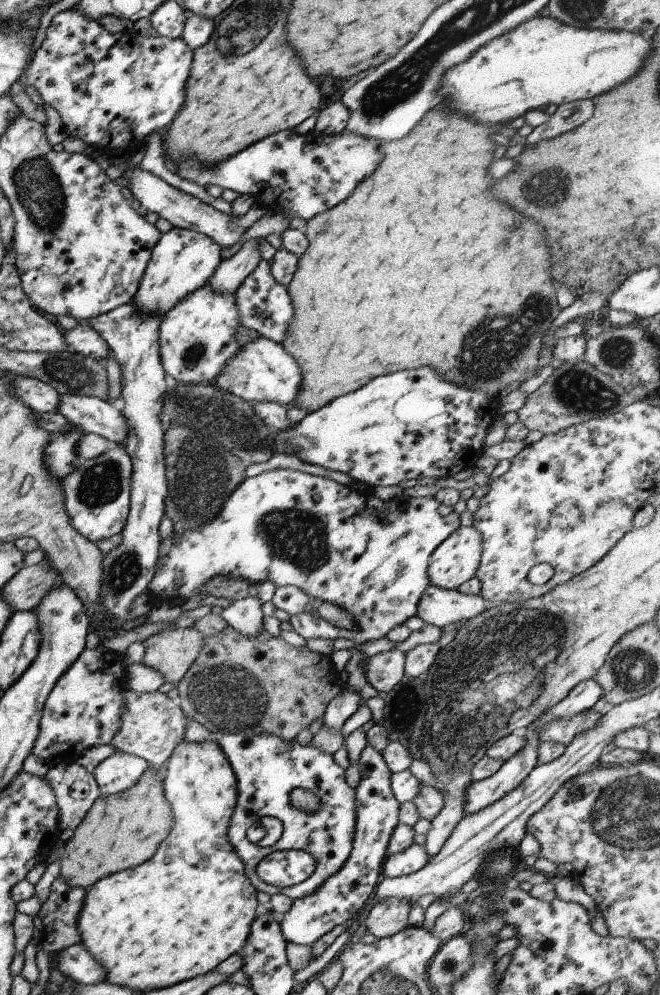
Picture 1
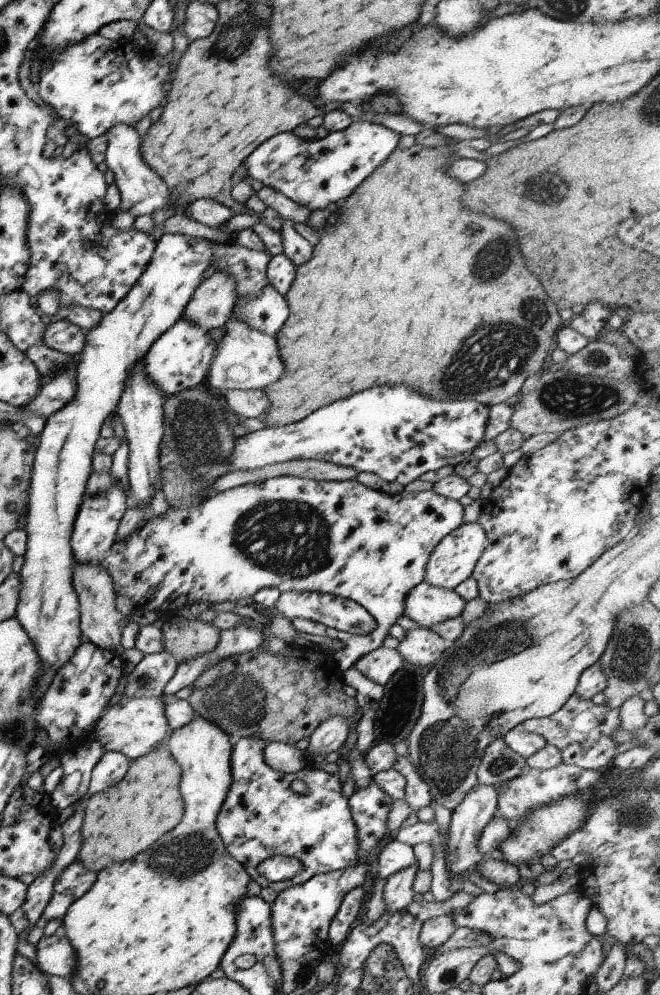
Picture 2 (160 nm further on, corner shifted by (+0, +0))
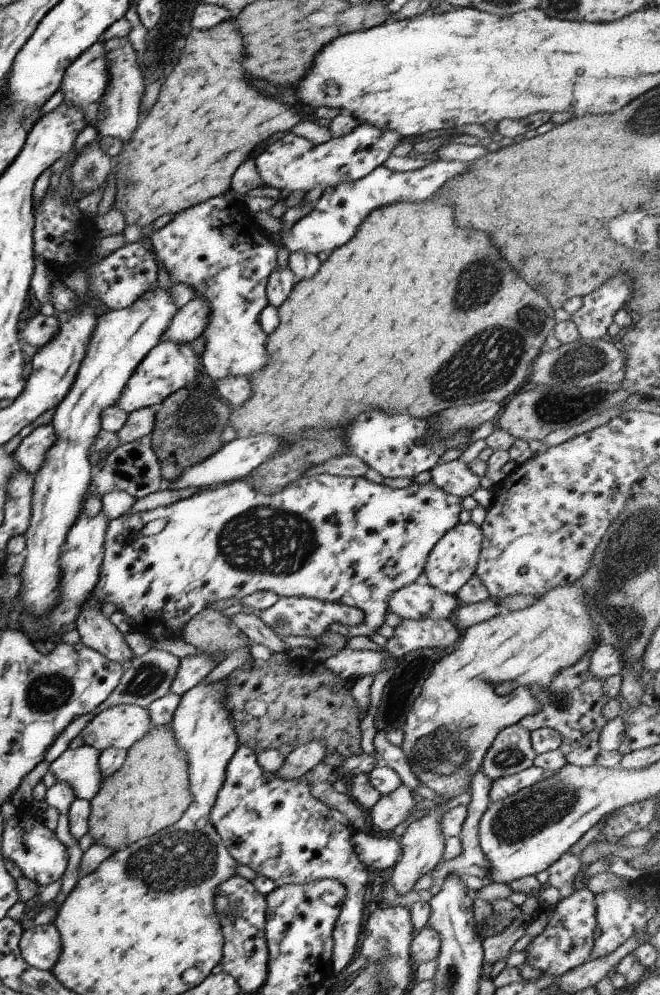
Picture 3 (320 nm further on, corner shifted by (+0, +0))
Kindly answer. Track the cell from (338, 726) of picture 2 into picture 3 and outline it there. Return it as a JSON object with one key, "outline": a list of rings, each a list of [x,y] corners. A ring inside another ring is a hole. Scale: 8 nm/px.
{"outline":[[[324,740],[308,742],[293,748],[273,774],[284,781],[298,779],[317,763],[321,763],[321,759],[325,755]]]}

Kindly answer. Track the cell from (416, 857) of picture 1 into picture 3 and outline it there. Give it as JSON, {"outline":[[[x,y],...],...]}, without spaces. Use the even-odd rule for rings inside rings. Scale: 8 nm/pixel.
{"outline":[[[354,830],[351,840],[356,857],[367,869],[383,870],[398,861],[400,846],[391,838],[376,838]]]}

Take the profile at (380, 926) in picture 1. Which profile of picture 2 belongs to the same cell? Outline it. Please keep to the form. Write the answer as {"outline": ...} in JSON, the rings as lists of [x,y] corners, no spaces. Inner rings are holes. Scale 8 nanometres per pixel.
{"outline":[[[415,863],[386,878],[382,890],[385,905],[383,914],[385,912],[399,912],[412,902],[414,894],[411,885],[417,871],[418,864]]]}

